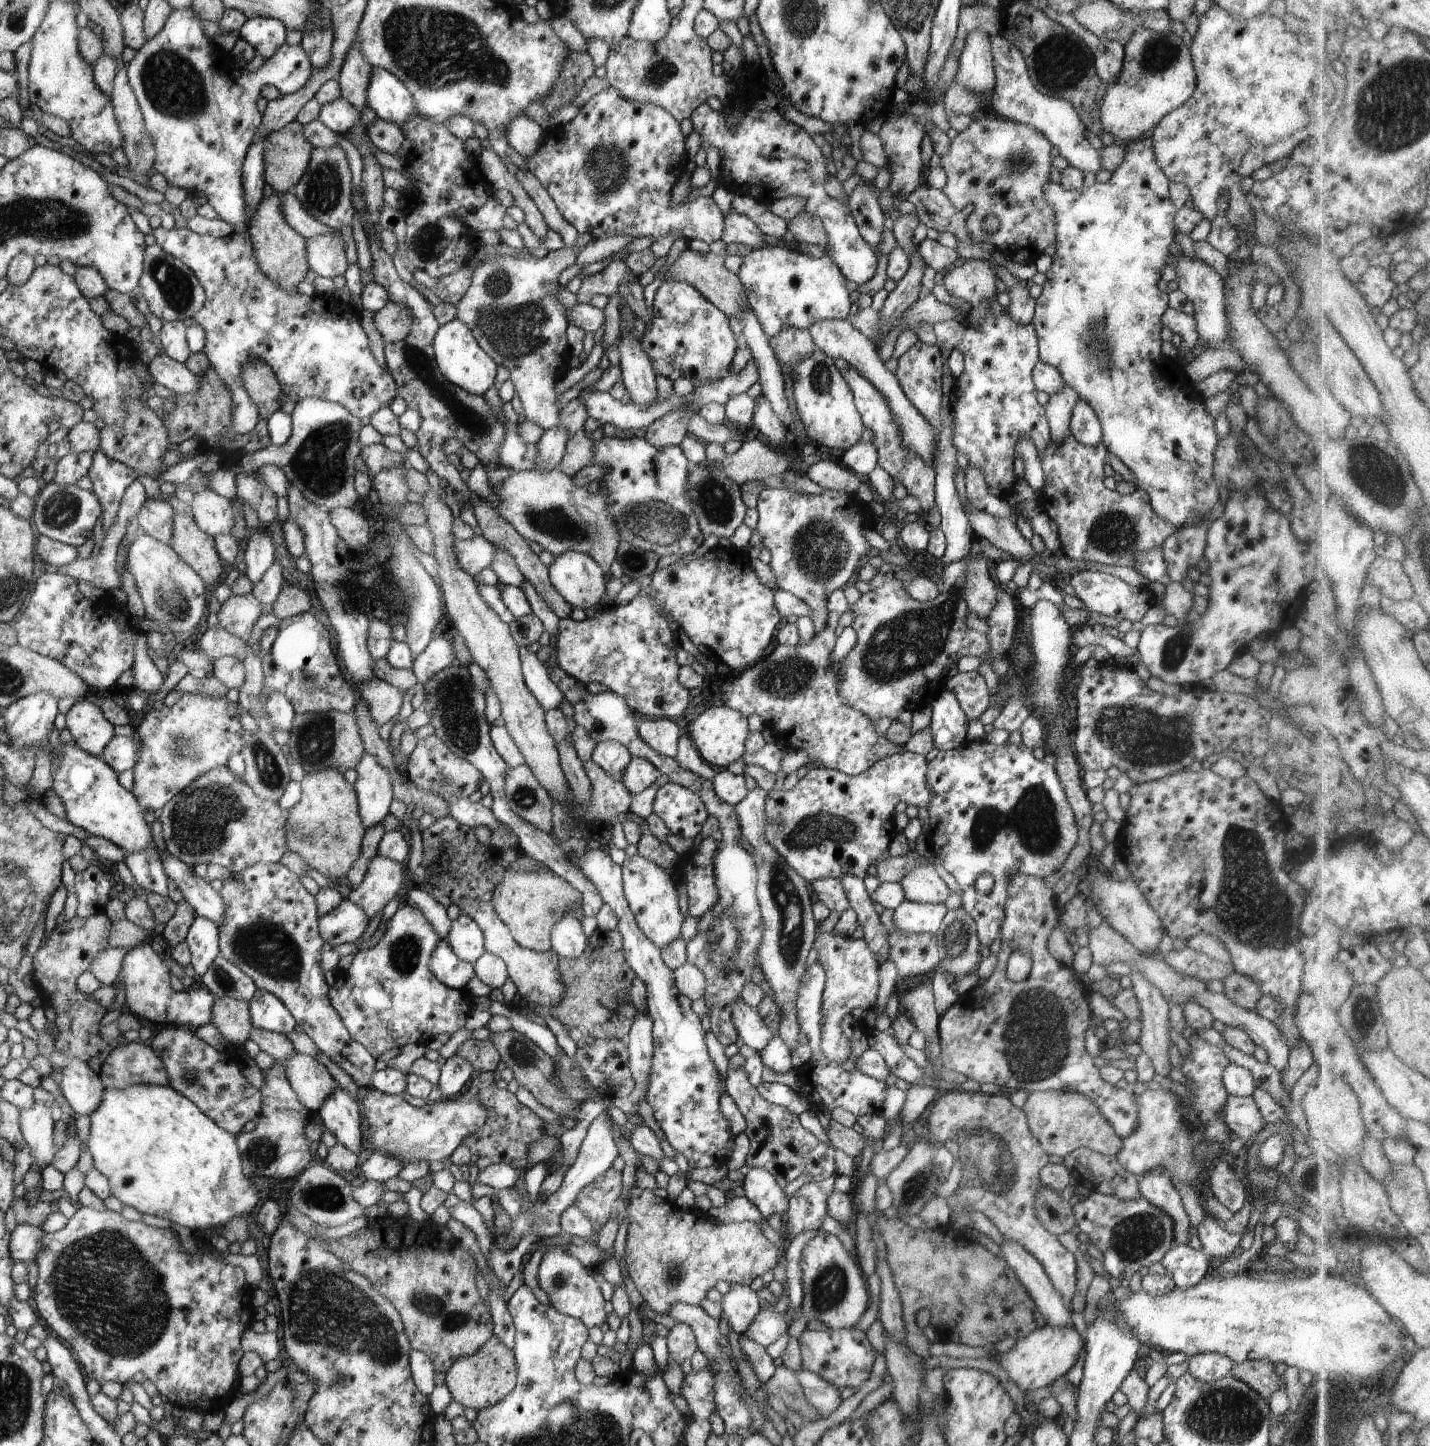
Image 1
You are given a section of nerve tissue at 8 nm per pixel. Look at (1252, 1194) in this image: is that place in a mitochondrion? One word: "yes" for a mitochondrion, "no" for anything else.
no

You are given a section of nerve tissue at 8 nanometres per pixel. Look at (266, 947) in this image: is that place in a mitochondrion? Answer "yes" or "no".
yes

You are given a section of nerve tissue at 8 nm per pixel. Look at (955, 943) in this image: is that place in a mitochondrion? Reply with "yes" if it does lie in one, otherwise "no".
yes

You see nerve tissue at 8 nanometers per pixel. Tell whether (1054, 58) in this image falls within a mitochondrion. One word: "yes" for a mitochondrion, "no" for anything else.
yes

